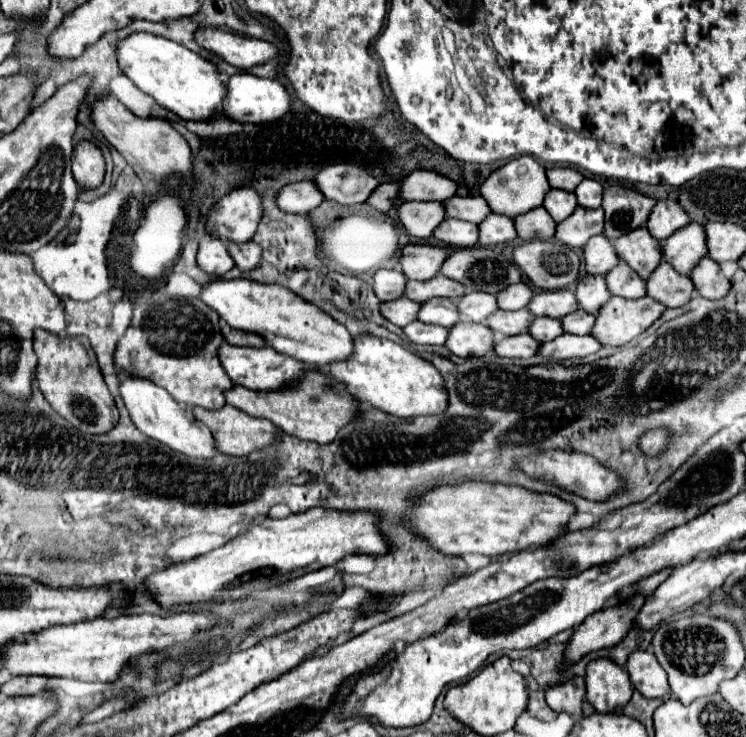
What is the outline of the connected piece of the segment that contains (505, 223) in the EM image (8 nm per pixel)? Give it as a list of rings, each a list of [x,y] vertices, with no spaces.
[[[492,212],[480,222],[478,234],[480,234],[480,238],[478,238],[480,246],[502,244],[502,242],[510,242],[516,238],[516,228],[512,224],[512,218]]]

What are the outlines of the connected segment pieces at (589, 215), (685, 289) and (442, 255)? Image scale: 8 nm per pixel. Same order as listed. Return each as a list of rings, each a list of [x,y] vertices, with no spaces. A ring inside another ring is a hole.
[[[578,206],[564,222],[556,226],[556,240],[562,244],[568,244],[570,248],[584,248],[584,244],[596,236],[602,234],[604,224],[604,212],[602,208],[582,208]]]
[[[662,260],[646,280],[646,294],[666,308],[680,308],[690,302],[694,288],[688,276],[678,274],[668,262]]]
[[[406,244],[402,248],[400,266],[408,280],[430,280],[438,274],[440,264],[446,260],[446,248],[430,244]]]

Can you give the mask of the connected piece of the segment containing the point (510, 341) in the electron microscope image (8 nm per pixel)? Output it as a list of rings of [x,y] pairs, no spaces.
[[[516,334],[508,338],[500,338],[494,342],[494,354],[504,358],[530,358],[536,354],[540,346],[538,340],[532,340],[528,334]]]

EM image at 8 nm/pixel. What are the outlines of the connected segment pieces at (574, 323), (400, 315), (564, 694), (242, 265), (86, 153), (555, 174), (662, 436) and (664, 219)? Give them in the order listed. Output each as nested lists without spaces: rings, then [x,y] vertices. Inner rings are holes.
[[[576,310],[576,312],[568,314],[568,316],[564,316],[562,330],[568,332],[568,334],[590,334],[590,328],[592,328],[594,320],[596,320],[594,314]]]
[[[406,296],[390,300],[390,302],[382,302],[380,304],[380,314],[392,322],[394,326],[404,328],[404,324],[410,324],[416,320],[416,312],[418,312],[418,304],[412,304],[412,300],[408,300]]]
[[[574,678],[574,680],[568,680],[560,686],[548,688],[546,690],[546,702],[556,714],[566,712],[566,714],[572,714],[572,716],[580,718],[582,716],[584,694],[586,694],[584,678]]]
[[[230,240],[224,242],[236,268],[242,270],[242,272],[250,272],[258,266],[260,258],[262,258],[262,252],[260,252],[260,246],[256,242],[244,242],[244,244],[232,244]]]
[[[78,142],[72,154],[72,174],[82,190],[94,190],[104,180],[104,158],[96,144]]]
[[[554,166],[546,170],[546,178],[550,188],[560,188],[560,190],[568,190],[572,192],[576,188],[576,184],[580,184],[580,180],[584,178],[578,170],[574,168],[562,168],[562,166]]]
[[[660,430],[648,432],[648,434],[642,436],[642,450],[644,450],[646,456],[656,456],[656,454],[660,454],[664,450],[666,442],[668,442],[666,432],[660,432]]]
[[[660,200],[652,208],[646,226],[648,226],[650,236],[654,240],[662,242],[668,236],[672,236],[678,228],[686,226],[688,222],[690,222],[690,218],[686,216],[686,212],[680,208],[678,202],[674,202],[674,200]]]

